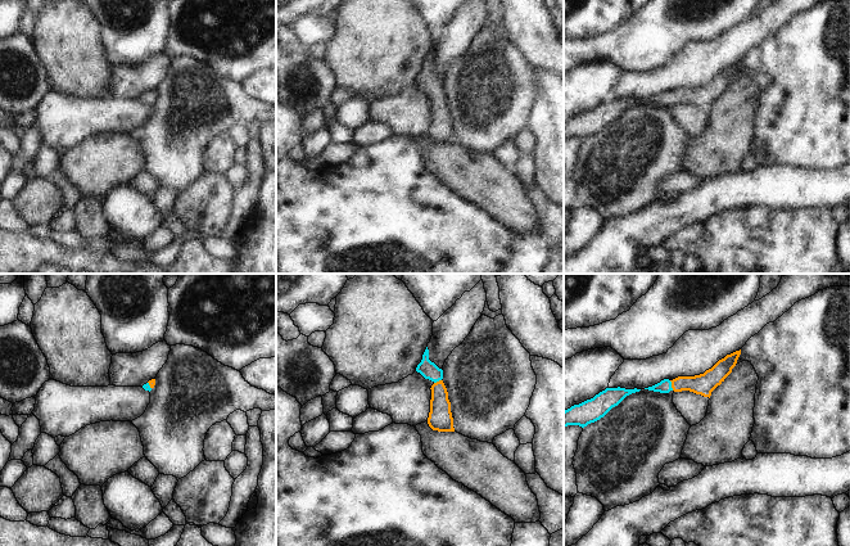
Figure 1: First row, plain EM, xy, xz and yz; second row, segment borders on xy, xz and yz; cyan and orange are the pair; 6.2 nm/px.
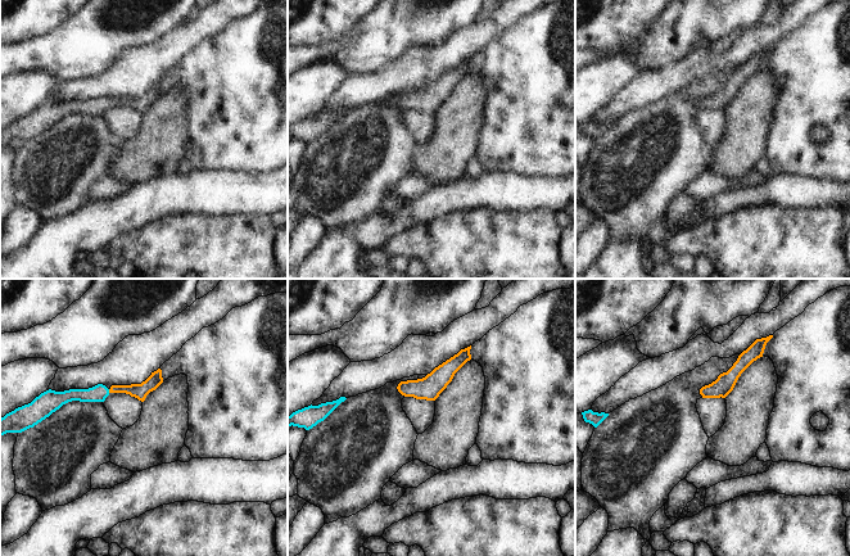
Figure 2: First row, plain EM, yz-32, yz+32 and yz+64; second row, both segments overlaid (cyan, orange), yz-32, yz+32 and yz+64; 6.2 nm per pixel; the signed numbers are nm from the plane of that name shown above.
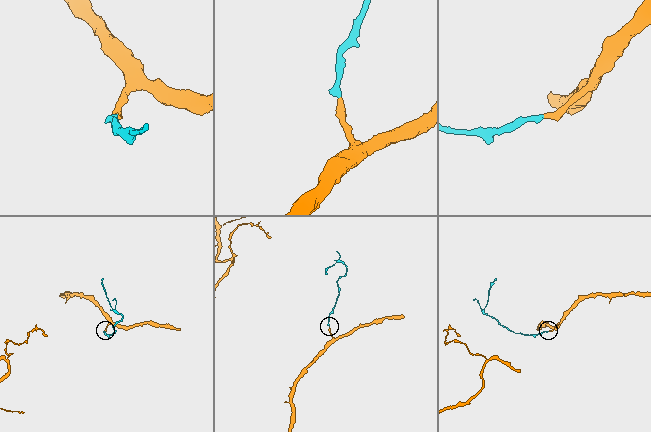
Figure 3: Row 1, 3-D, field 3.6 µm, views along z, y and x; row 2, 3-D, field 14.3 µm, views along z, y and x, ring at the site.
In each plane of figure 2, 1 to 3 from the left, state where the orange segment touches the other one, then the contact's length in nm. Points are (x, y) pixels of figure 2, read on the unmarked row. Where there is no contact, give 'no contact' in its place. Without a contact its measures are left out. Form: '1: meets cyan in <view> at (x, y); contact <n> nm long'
1: meets cyan in yz-32 at (108, 103); contact 30 nm long
2: no contact
3: no contact

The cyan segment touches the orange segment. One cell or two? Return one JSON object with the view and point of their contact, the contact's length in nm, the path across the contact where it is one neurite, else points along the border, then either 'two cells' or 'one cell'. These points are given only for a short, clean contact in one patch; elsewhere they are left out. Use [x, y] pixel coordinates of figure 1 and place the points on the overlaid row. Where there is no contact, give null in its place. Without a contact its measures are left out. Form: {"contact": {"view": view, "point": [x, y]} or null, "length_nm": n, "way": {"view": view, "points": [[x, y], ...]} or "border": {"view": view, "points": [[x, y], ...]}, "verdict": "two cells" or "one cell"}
{"contact": {"view": "yz", "point": [670, 386]}, "length_nm": 70, "way": {"view": "yz", "points": [[664, 386], [670, 386], [704, 384]]}, "verdict": "one cell"}

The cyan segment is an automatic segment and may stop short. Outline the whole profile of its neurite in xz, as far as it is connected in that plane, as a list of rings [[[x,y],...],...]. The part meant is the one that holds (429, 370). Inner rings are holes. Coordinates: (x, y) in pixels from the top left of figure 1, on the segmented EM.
[[[426,347],[421,362],[417,365],[416,371],[425,379],[431,380],[431,400],[428,424],[433,430],[438,432],[455,432],[453,418],[451,412],[451,402],[448,392],[443,383],[443,370],[429,360],[429,349]]]

